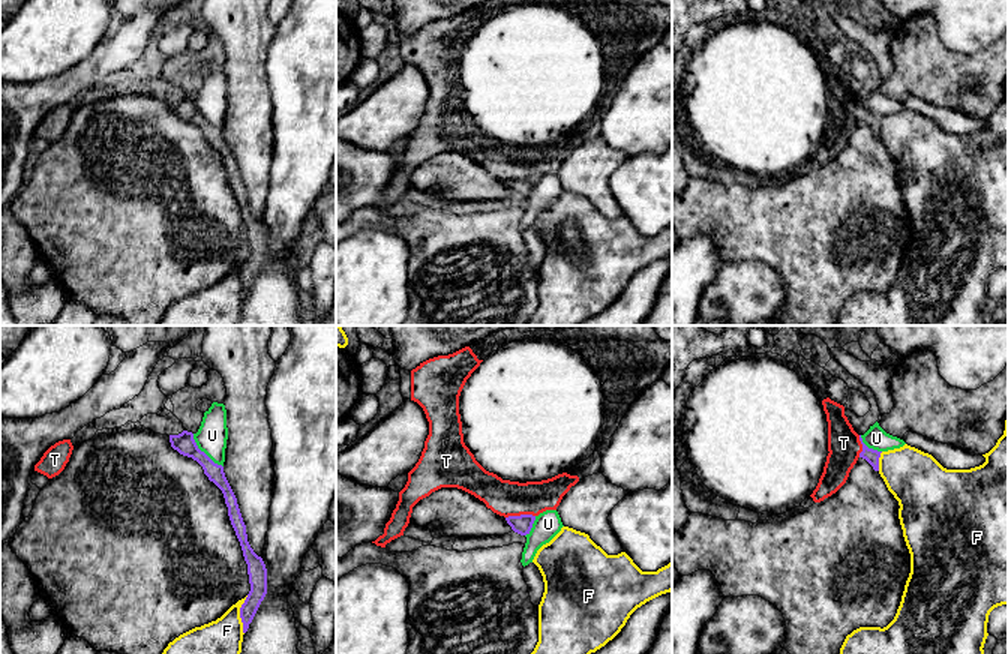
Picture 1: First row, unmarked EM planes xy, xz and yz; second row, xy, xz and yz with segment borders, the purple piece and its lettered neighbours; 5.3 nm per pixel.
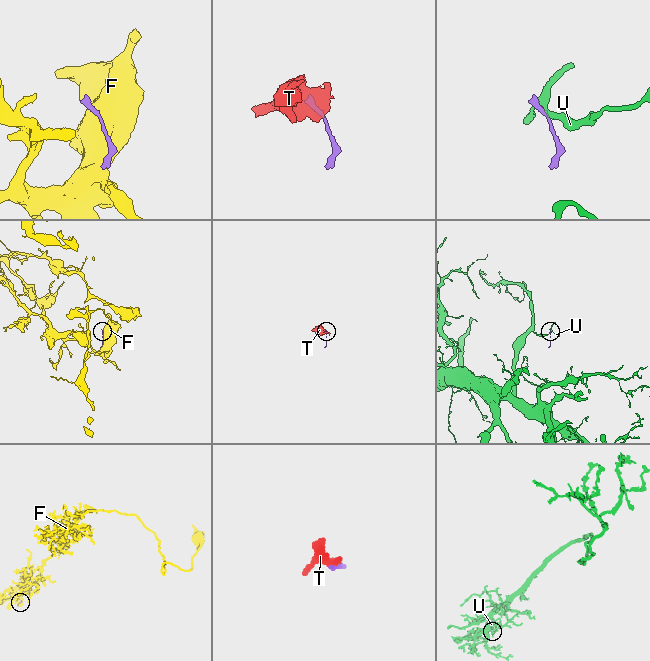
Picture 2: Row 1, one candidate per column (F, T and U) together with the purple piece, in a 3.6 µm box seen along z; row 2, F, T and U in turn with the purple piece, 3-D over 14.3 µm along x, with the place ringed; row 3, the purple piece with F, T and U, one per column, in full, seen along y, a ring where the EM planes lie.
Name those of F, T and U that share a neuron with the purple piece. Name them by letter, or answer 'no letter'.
T

